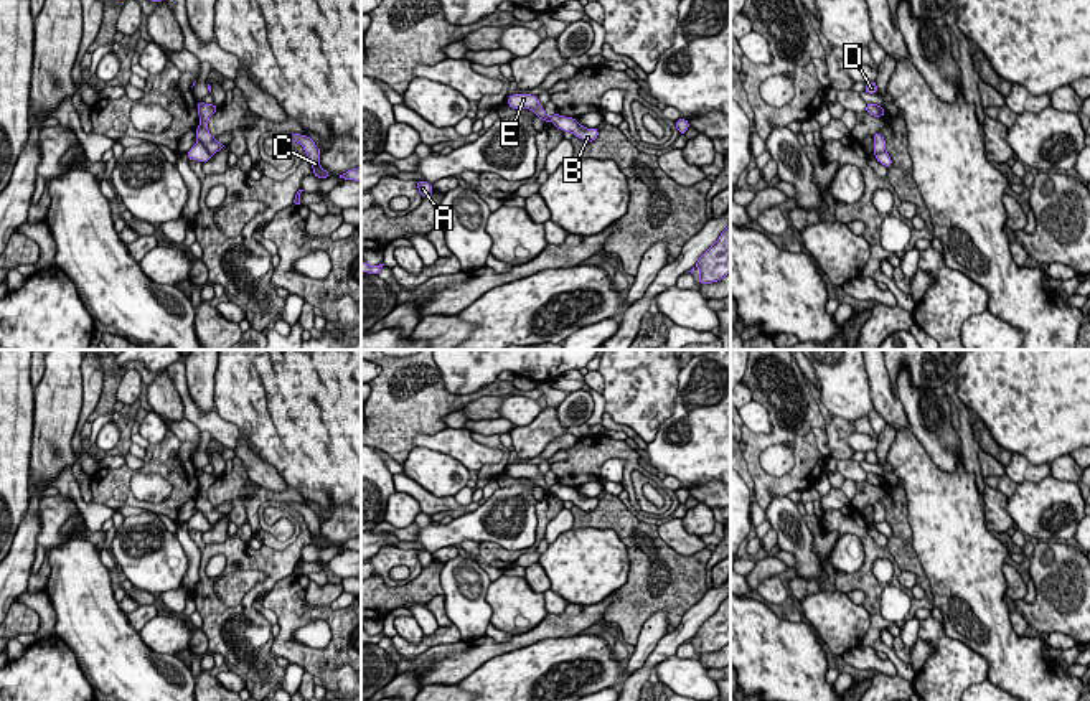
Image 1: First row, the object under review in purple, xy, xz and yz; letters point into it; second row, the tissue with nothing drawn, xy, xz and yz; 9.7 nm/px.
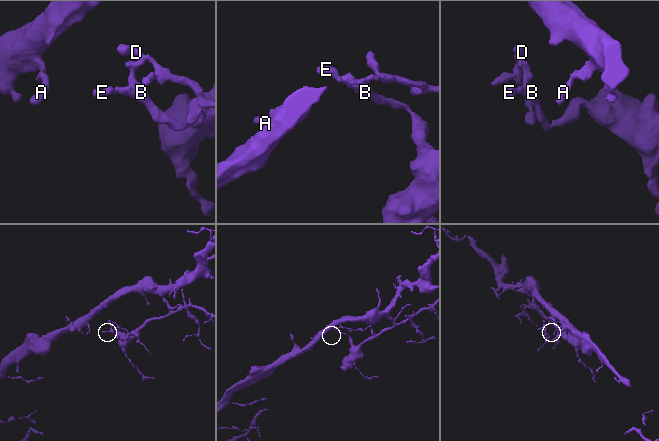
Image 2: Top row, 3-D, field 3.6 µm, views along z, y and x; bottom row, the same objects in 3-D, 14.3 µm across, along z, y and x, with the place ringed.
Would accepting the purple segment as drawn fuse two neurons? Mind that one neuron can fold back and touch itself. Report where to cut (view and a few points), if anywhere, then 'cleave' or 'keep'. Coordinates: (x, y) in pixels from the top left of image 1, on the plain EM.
xy (198, 510), (211, 525) | cleave

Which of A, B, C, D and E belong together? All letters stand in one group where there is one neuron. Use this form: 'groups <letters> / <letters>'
groups A B E / C D

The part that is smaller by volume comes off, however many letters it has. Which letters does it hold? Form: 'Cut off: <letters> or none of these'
Cut off: C, D

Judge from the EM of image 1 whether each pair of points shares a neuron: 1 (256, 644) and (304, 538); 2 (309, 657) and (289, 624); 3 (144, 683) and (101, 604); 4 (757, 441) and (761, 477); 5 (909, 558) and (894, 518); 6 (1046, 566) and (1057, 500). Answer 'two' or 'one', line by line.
1: one
2: one
3: one
4: one
5: one
6: two

